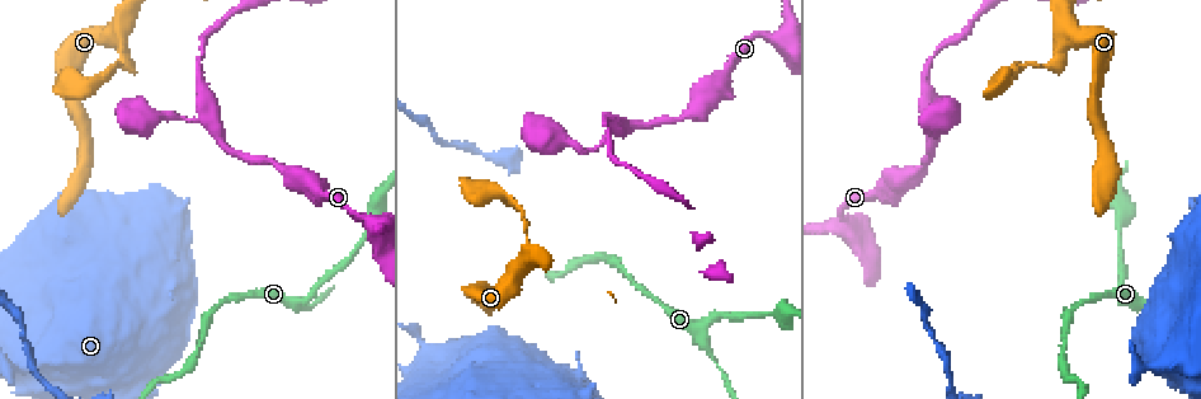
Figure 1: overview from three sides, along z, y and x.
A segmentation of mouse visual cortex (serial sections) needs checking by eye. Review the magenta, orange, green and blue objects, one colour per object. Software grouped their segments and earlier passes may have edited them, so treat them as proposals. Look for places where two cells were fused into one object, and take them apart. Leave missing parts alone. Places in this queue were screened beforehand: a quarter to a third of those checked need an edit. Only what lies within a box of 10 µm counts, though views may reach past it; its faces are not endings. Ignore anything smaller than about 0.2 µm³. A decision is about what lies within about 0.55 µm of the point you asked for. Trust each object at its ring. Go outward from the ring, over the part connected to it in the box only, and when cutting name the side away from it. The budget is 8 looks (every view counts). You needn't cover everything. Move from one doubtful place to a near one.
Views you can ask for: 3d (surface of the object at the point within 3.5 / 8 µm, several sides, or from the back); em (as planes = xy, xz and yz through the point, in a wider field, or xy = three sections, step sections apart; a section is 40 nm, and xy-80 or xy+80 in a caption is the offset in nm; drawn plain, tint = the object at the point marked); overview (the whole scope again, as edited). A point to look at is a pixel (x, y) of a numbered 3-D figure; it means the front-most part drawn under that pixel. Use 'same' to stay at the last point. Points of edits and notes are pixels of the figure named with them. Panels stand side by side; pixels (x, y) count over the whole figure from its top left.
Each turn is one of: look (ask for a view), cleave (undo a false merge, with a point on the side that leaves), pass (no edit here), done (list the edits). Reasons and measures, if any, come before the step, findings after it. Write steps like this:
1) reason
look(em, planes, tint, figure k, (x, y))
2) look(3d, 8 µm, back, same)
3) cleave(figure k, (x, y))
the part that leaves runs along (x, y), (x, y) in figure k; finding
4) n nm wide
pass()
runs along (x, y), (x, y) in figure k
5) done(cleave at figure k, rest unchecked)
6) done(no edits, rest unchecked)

thick turns thin
look(3d, 3.5 µm, figure 1, (304, 307))

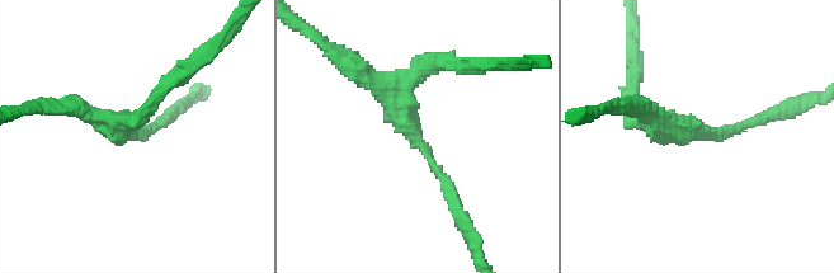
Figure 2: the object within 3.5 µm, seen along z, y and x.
arms of 150, 250 nm; shape alone is not enough
look(em, xy, step 3, tint, figure 2, (704, 134))

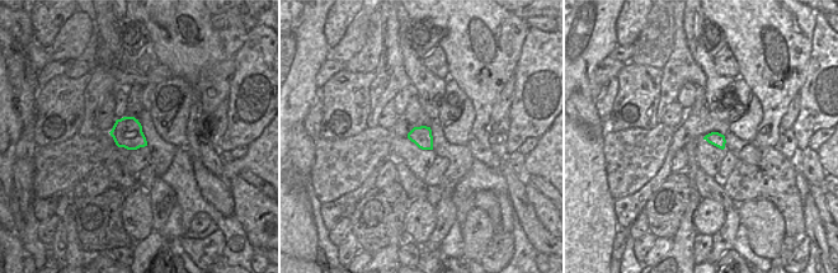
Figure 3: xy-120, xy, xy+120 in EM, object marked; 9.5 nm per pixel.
190 nm wide
pass()
runs along (368, 76), (399, 102), (453, 206) in figure 2; continuous, no second cell

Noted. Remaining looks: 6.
abrupt turn
look(3d, 3.5 µm, back, figure 1, (122, 63))

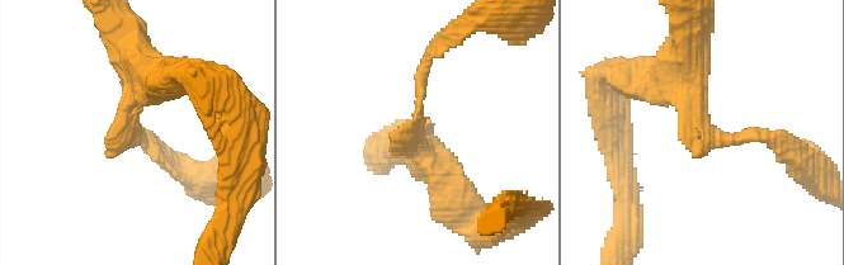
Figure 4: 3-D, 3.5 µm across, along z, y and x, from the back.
look(em, xy, step 2, tint, figure 4, (417, 116))

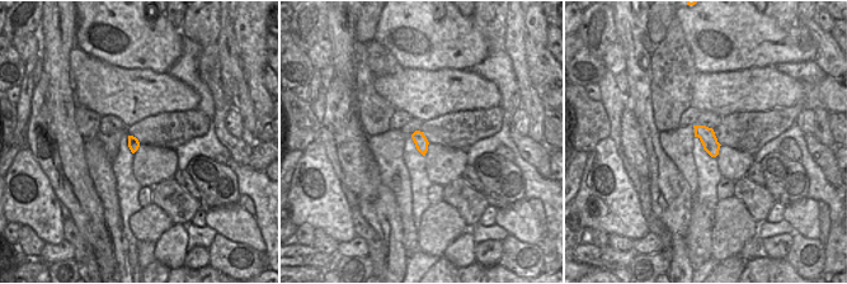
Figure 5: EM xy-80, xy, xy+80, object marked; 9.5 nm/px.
pass()
runs along (673, 74), (718, 137), (777, 137), (793, 156) in figure 4; all the same cell

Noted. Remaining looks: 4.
sudden change in width
look(3d, 8 µm, figure 1, (925, 75))

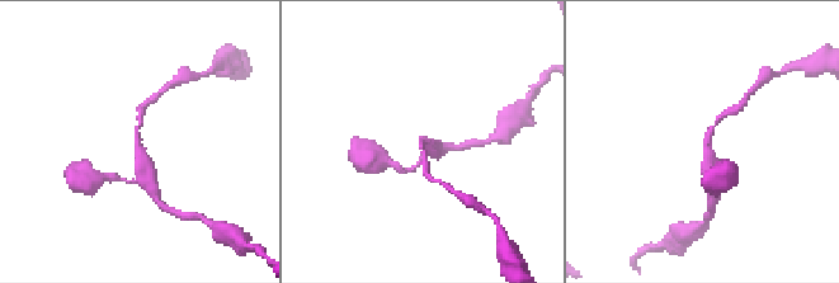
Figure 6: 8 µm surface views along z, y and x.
zoom in
look(3d, 3.5 µm, same)

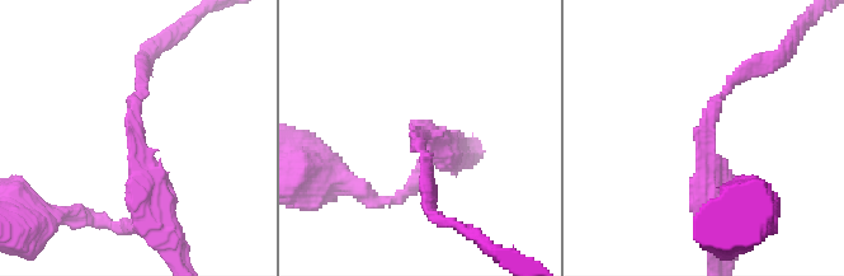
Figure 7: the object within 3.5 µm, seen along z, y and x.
pass()
continuous, no second cell

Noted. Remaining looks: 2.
done(no edits, rest unchecked)

